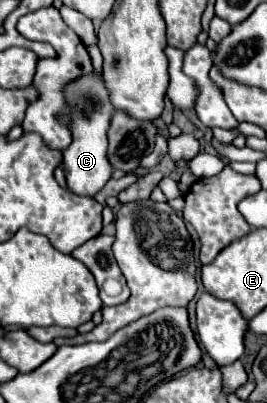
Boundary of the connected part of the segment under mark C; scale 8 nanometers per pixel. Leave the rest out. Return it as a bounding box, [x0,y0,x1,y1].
[63,73,113,197]

